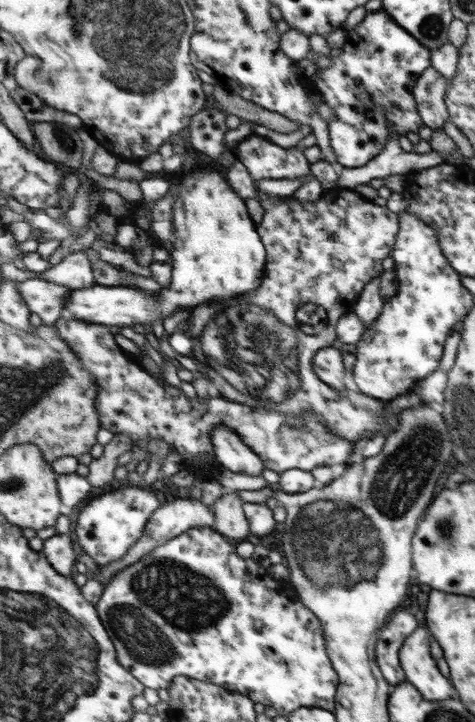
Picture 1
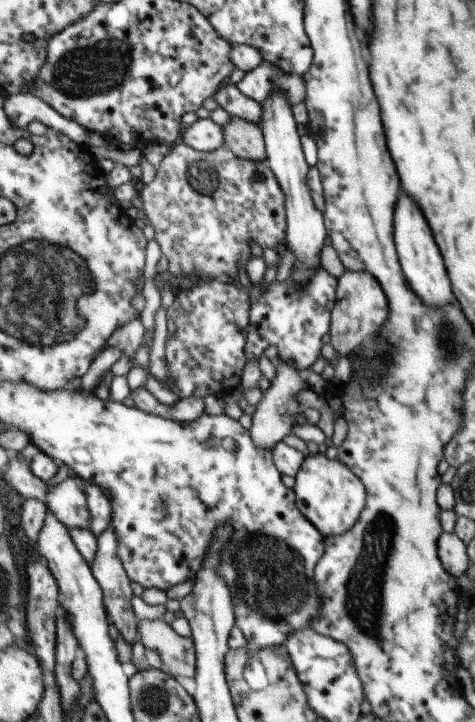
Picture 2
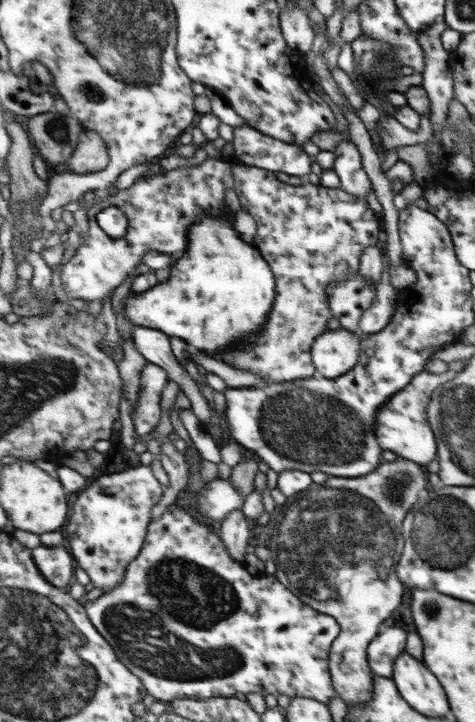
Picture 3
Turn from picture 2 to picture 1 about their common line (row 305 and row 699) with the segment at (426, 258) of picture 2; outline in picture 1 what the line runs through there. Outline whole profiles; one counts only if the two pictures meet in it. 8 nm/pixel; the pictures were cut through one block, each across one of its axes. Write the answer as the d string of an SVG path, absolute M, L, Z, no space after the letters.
M418 627L399 650L399 660L406 672L407 681L419 688L424 699L440 702L454 696L448 678L438 672L436 662L430 656L428 644L432 638L428 632L430 630Z

